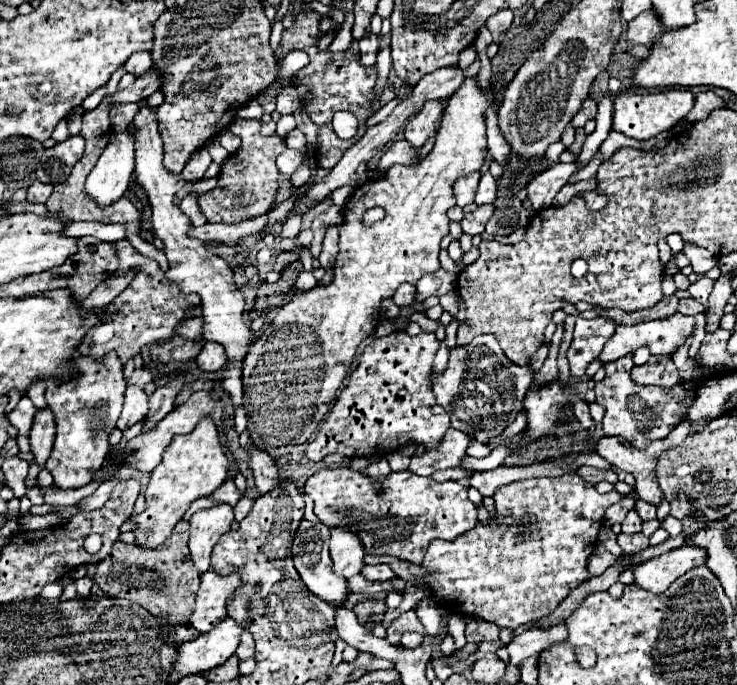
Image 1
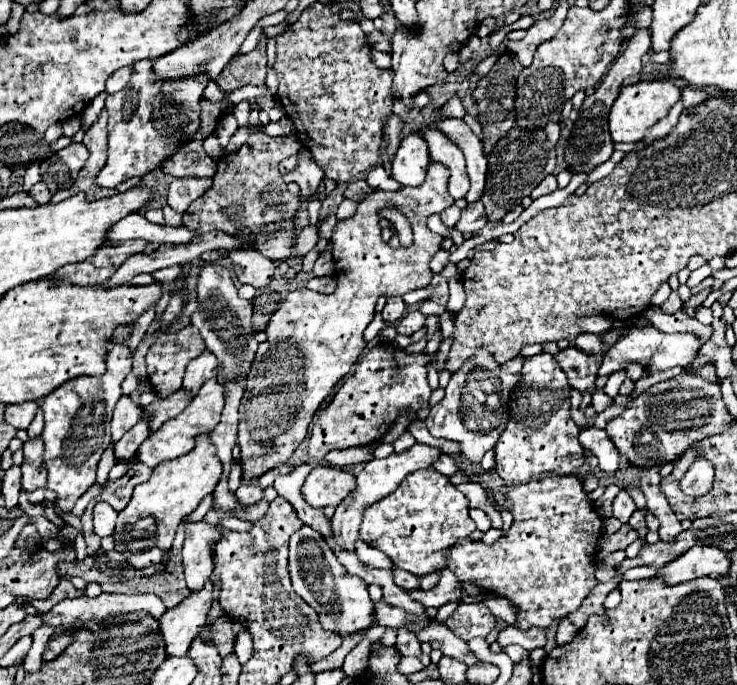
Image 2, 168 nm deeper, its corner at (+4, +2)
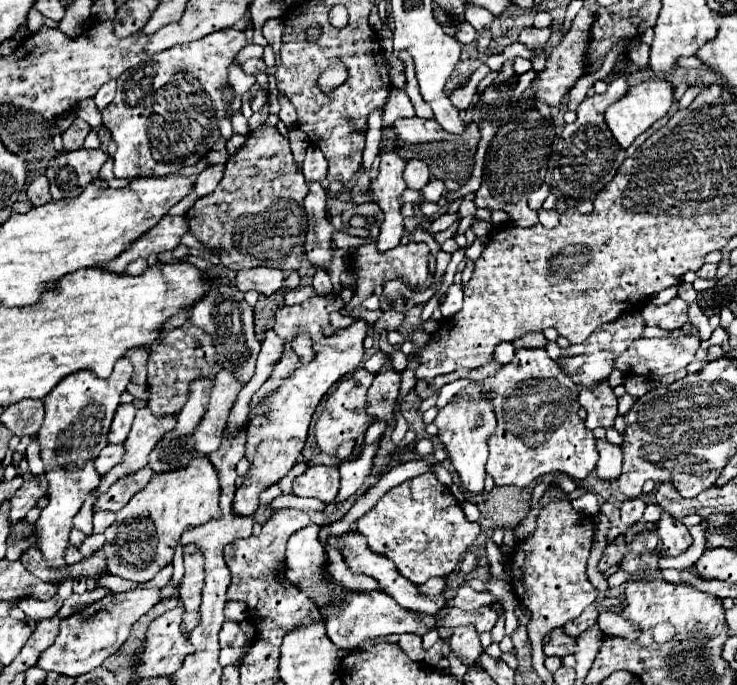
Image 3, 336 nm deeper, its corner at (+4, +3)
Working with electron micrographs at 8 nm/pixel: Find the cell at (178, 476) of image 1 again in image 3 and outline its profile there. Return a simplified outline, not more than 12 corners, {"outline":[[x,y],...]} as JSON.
{"outline":[[209,458],[153,474],[105,530],[109,572],[151,580],[219,512]]}

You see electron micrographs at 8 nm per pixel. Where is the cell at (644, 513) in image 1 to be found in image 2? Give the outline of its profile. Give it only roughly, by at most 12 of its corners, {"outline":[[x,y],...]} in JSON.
{"outline":[[635,511],[629,525],[641,535],[647,535],[645,511]]}

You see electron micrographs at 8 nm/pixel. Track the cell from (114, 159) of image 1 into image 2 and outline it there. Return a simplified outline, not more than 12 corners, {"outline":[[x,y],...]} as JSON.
{"outline":[[137,61],[107,95],[97,185],[161,169],[201,123],[205,69],[175,81]]}

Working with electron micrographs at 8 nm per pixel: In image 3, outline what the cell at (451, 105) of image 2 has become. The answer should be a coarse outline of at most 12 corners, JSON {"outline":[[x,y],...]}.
{"outline":[[482,64],[460,88],[449,96],[459,110],[473,103],[480,81],[490,72]]}

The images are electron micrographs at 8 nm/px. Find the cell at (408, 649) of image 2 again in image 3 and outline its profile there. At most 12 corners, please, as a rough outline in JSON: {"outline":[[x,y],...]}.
{"outline":[[401,634],[399,646],[411,660],[423,662],[421,636]]}

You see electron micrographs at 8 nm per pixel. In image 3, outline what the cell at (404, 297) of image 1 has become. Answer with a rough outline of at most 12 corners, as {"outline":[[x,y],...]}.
{"outline":[[395,310],[384,312],[377,326],[381,330],[397,330],[405,315]]}

